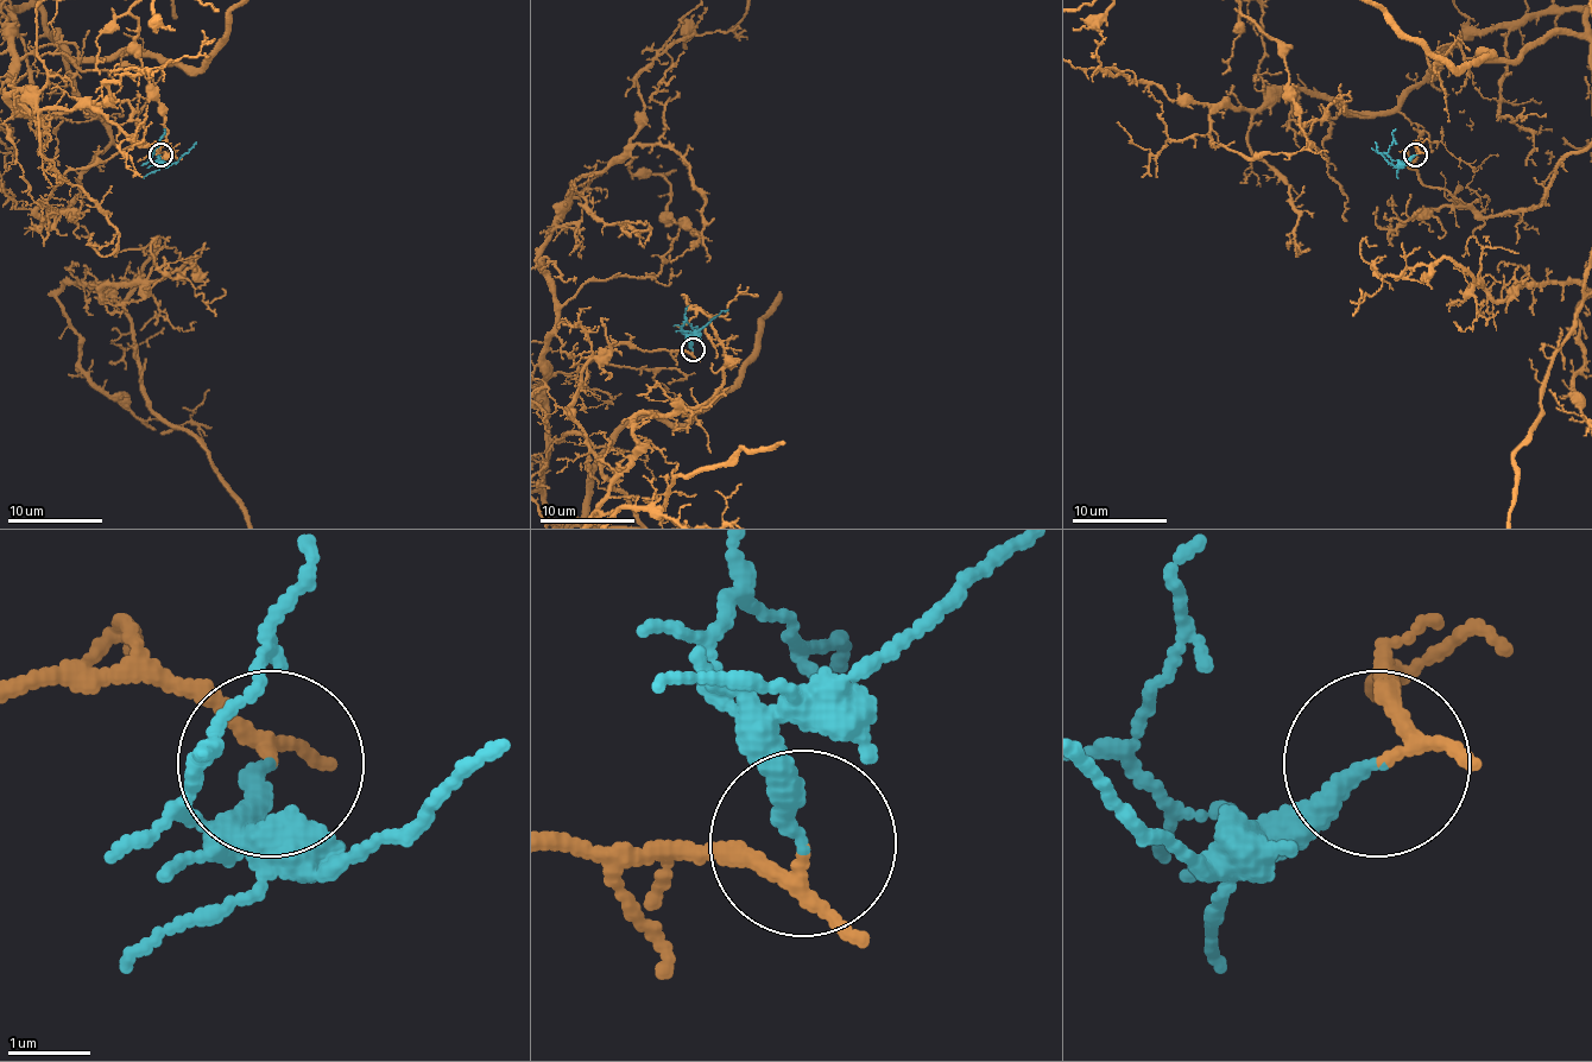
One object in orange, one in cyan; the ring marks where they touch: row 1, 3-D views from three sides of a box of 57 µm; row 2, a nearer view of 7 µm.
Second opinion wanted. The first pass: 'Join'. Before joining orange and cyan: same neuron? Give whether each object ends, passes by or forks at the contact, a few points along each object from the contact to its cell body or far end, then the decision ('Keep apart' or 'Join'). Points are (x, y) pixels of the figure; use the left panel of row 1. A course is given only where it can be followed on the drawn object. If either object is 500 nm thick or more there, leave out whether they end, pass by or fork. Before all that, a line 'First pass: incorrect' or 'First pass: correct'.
First pass: correct
At the ring orange passes by. At the ring cyan ends. Course of cyan: (159, 155), (155, 162), (150, 157), (164, 128). Join

